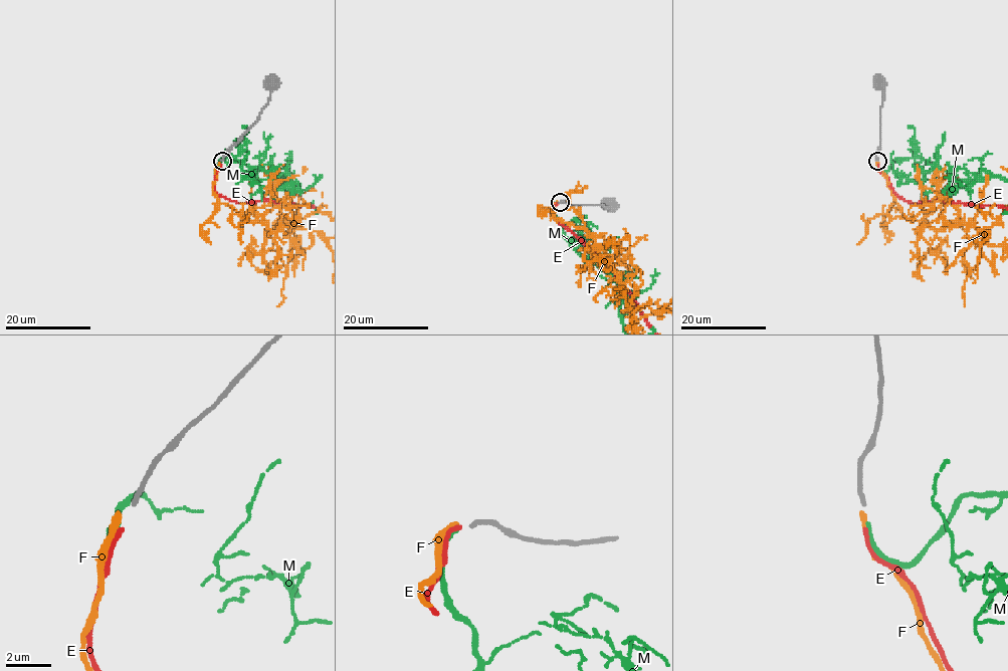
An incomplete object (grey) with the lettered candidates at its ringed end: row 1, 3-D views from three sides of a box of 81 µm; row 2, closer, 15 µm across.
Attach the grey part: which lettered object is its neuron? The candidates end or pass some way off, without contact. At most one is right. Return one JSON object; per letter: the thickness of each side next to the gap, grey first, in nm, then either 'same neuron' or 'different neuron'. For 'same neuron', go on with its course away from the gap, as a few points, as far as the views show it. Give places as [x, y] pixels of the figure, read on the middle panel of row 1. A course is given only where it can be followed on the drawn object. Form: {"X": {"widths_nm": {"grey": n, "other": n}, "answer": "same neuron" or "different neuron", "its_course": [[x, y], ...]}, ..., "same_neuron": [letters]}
{"E": {"widths_nm": {"grey": 200, "other": 200}, "answer": "different neuron"}, "F": {"widths_nm": {"grey": 200, "other": 280}, "answer": "different neuron"}, "M": {"widths_nm": {"grey": 200, "other": 200}, "answer": "same neuron"}, "same_neuron": ["M"]}

